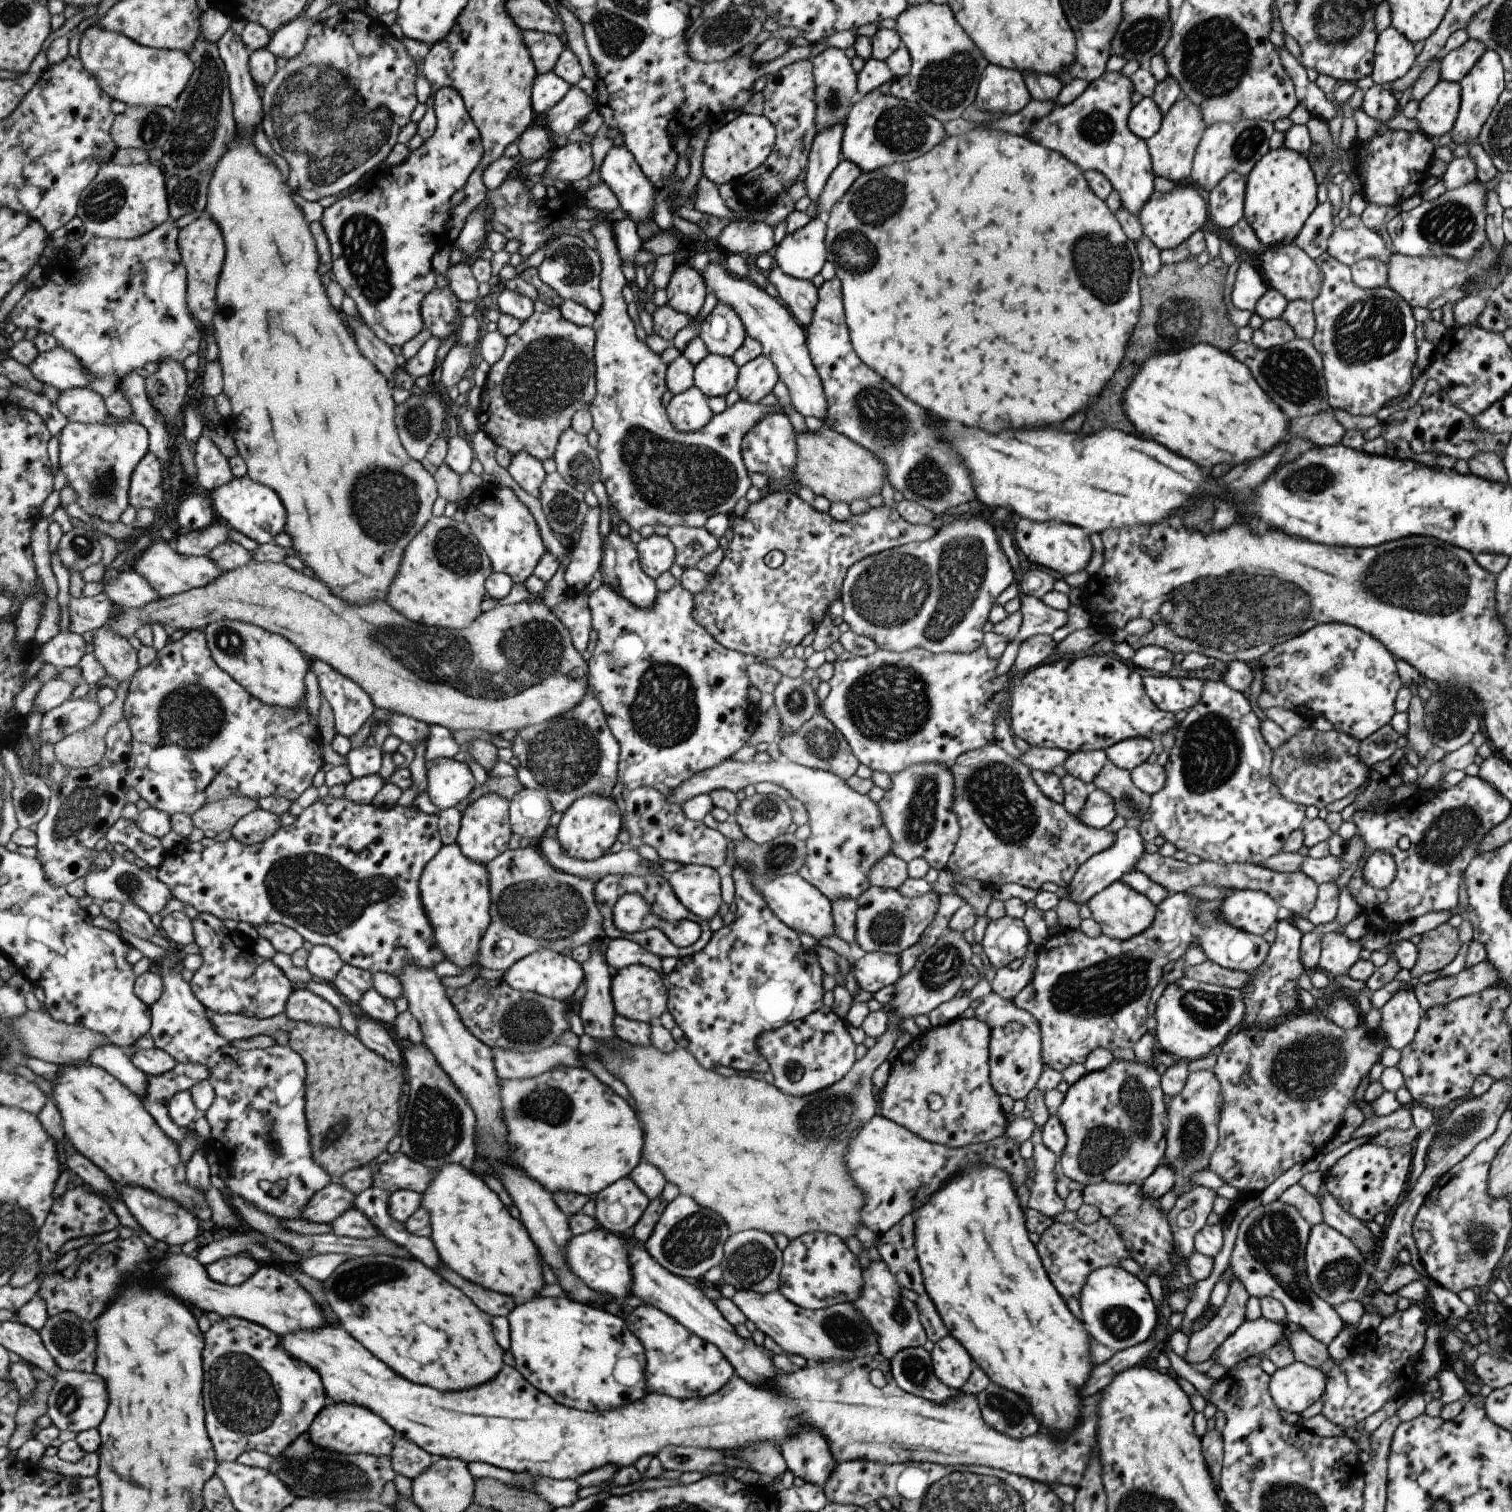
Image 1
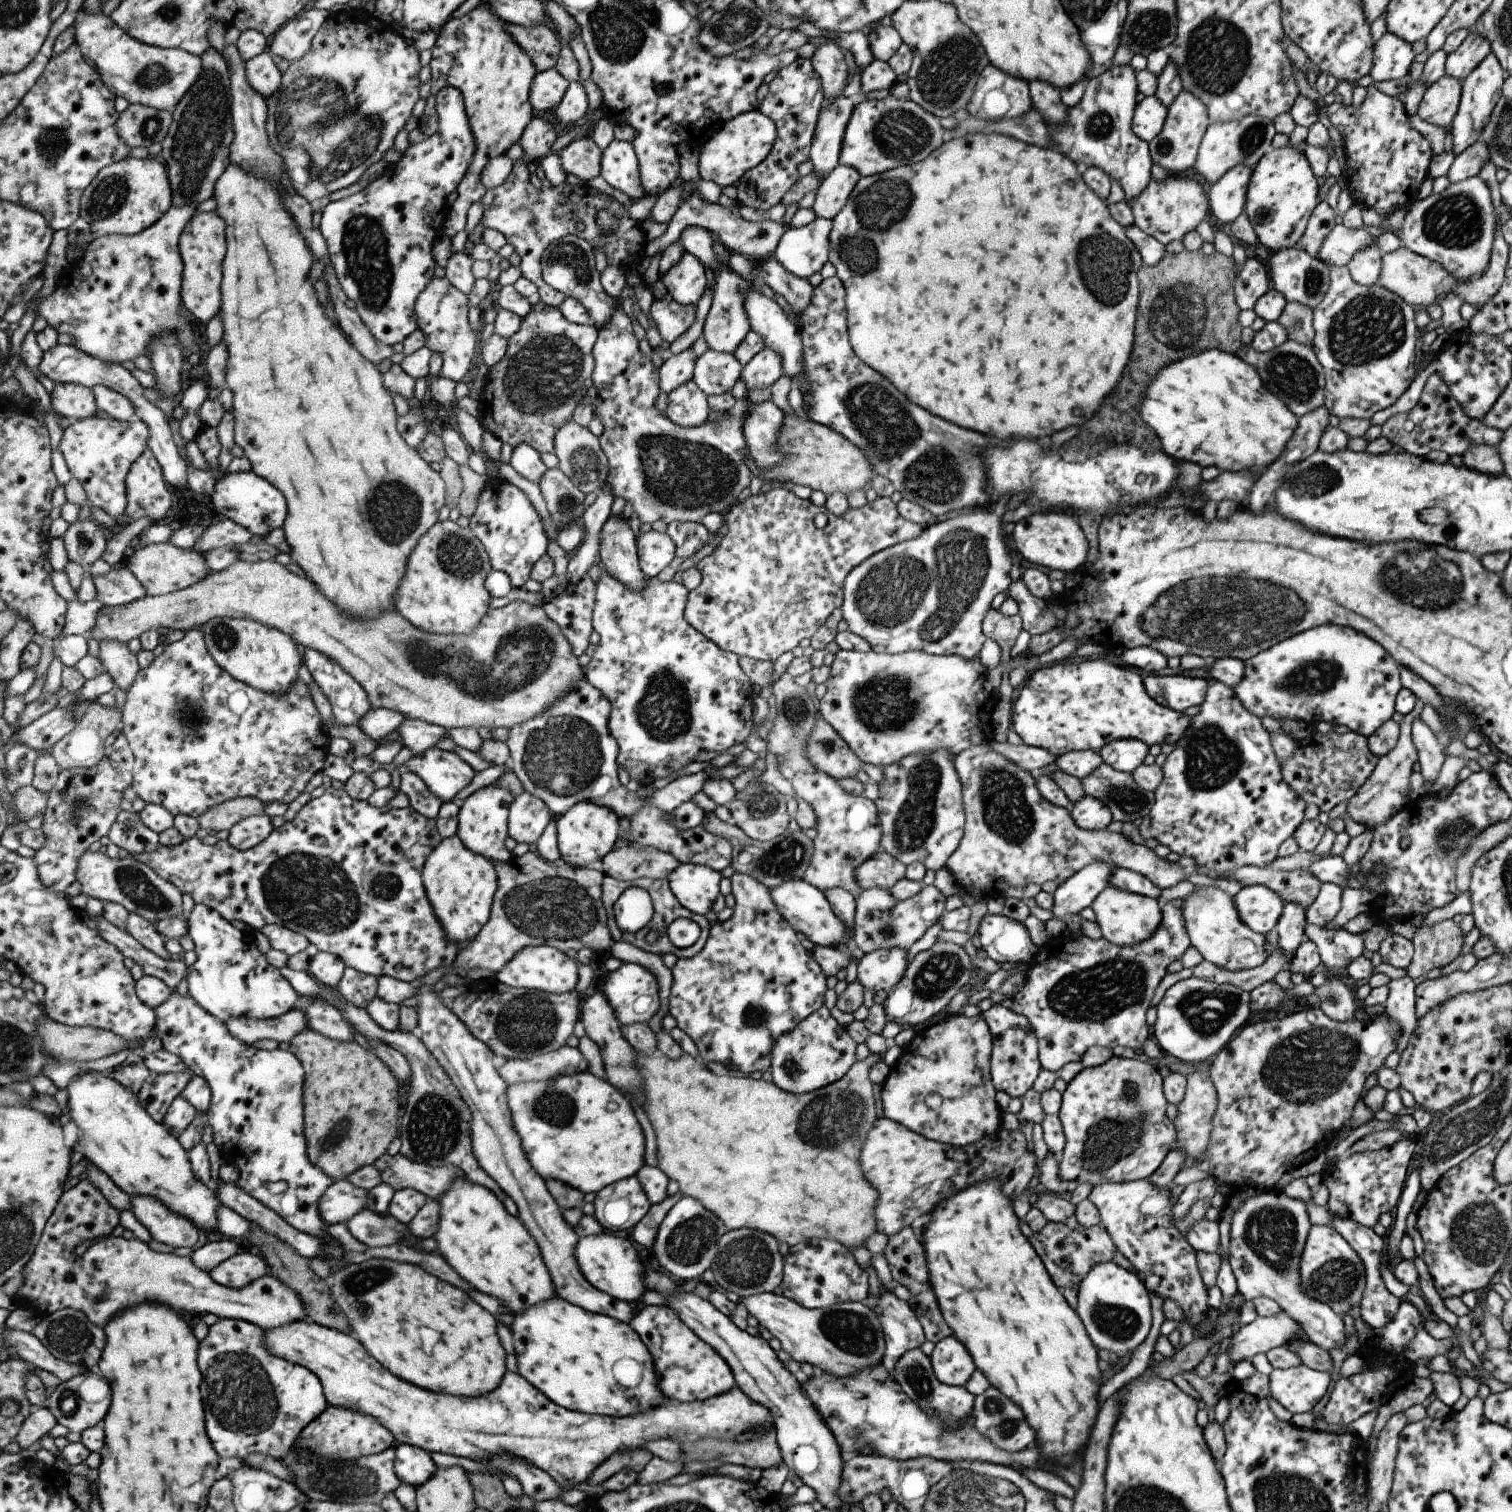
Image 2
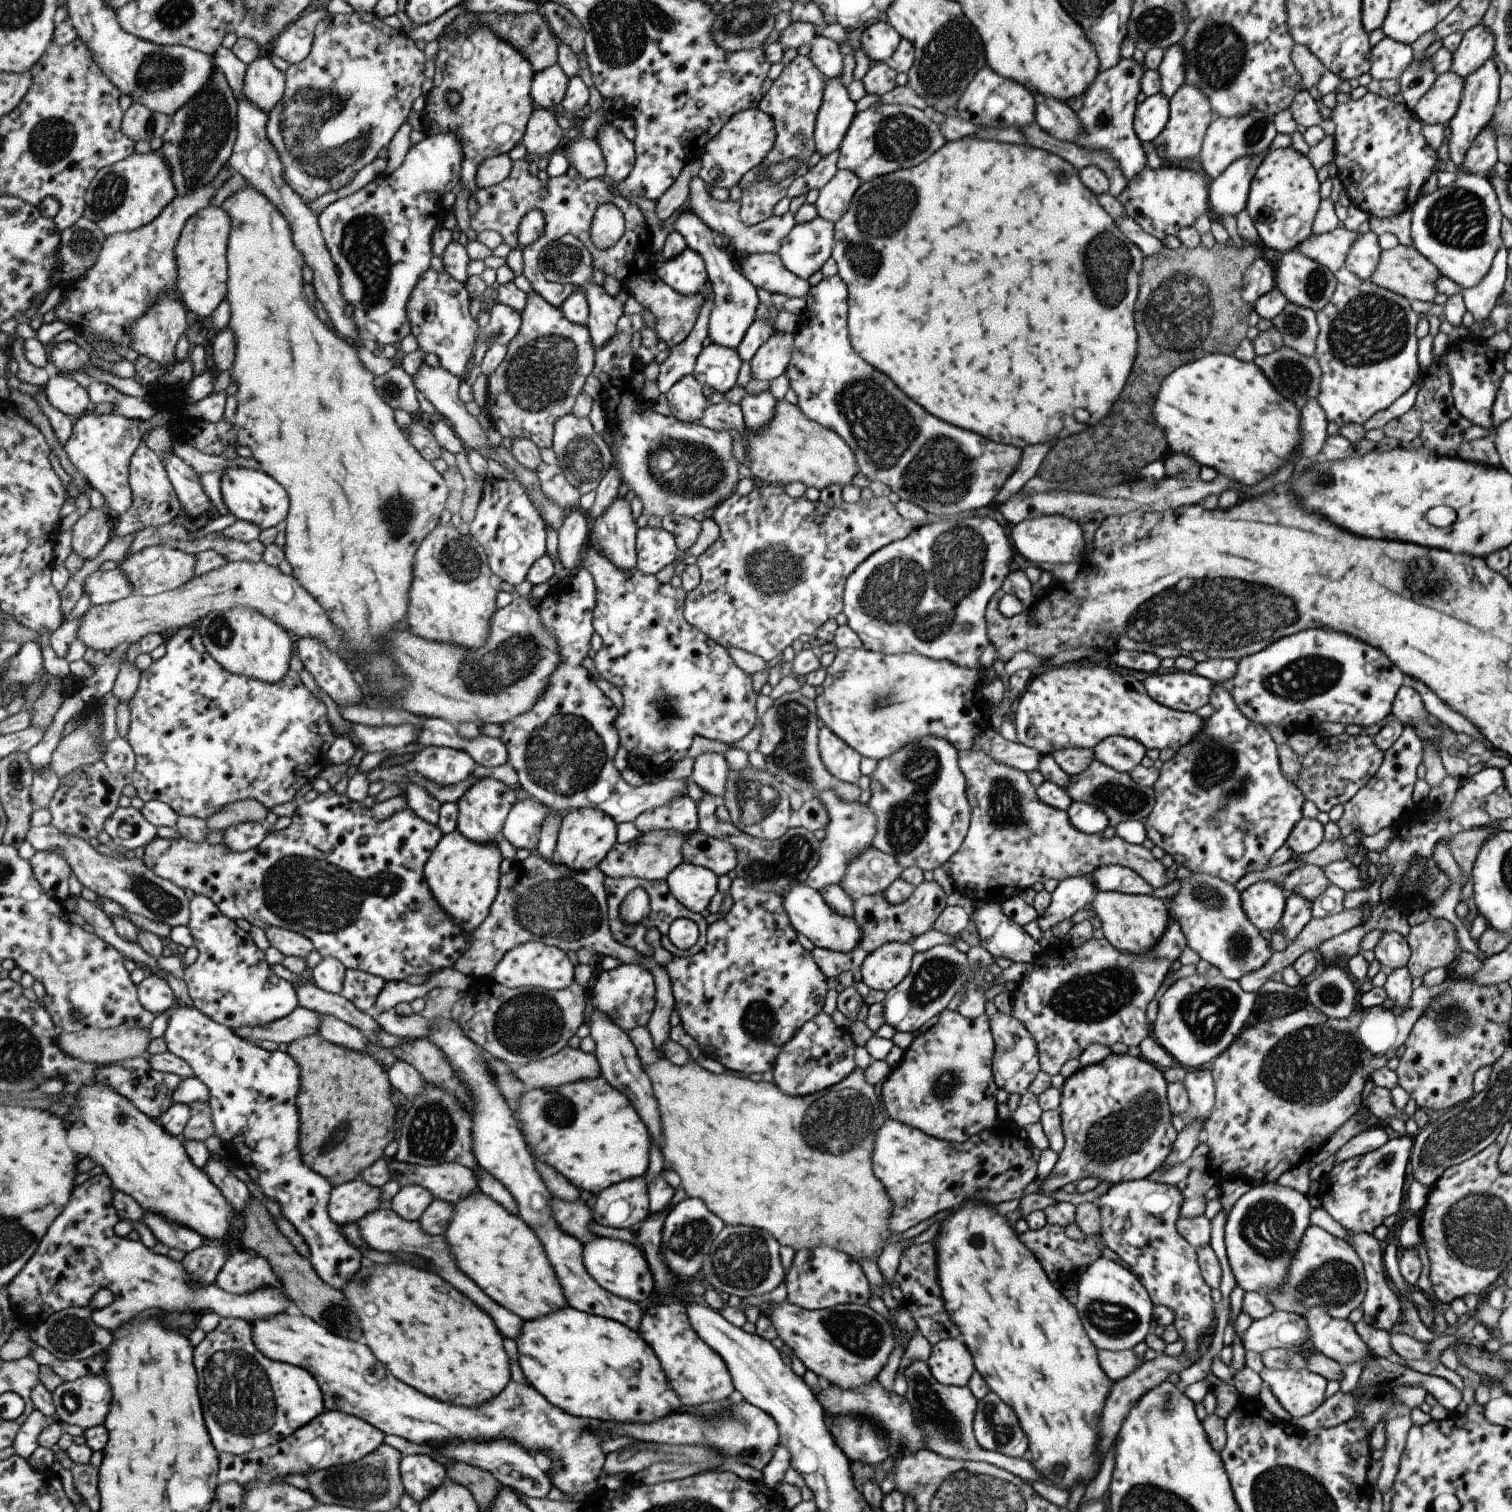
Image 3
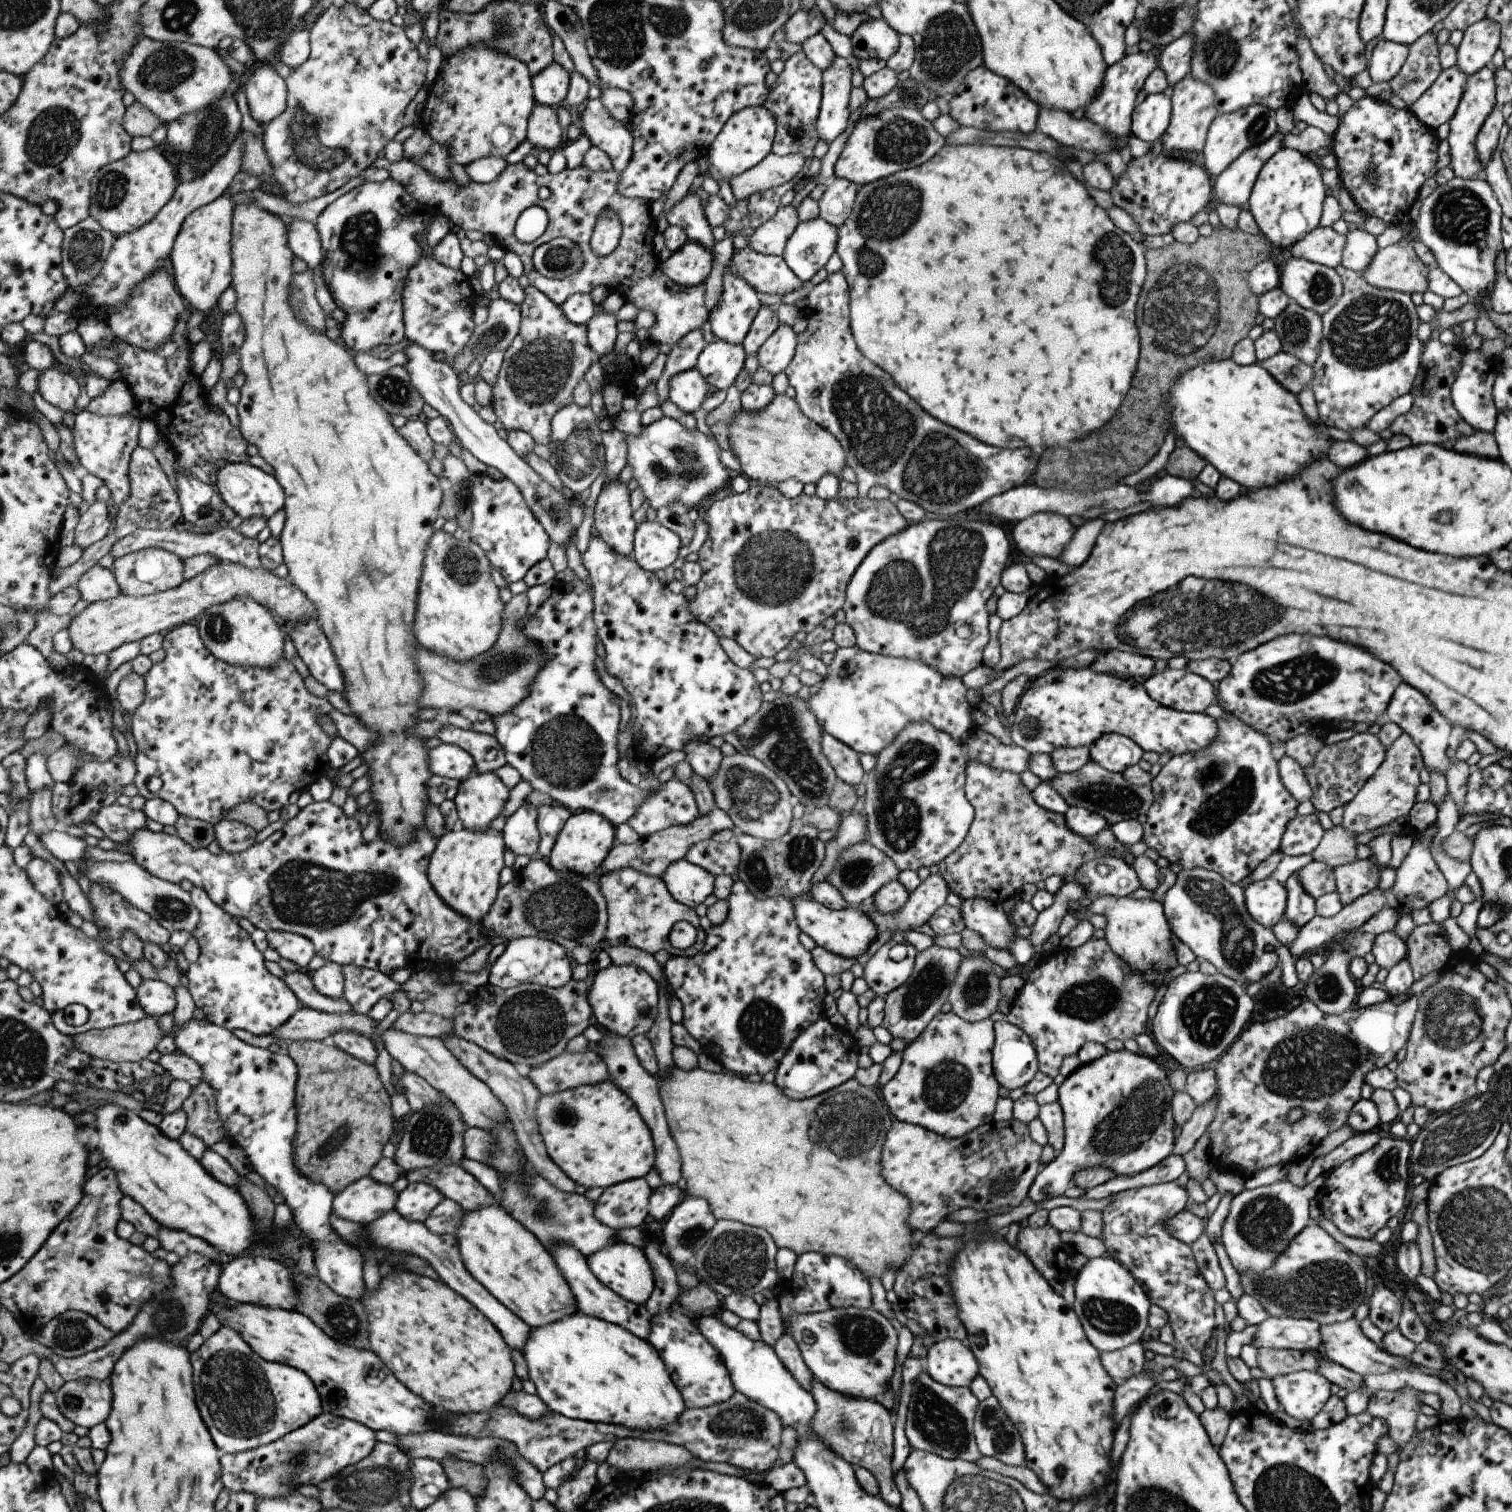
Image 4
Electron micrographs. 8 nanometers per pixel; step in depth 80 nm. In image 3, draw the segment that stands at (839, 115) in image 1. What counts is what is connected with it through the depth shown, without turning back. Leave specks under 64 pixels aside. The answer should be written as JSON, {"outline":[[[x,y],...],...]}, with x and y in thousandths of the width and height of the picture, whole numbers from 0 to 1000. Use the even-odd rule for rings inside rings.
{"outline":[[[539,23],[535,29],[536,30],[533,36],[534,38],[544,49],[546,52],[556,49],[557,37],[551,26]]]}

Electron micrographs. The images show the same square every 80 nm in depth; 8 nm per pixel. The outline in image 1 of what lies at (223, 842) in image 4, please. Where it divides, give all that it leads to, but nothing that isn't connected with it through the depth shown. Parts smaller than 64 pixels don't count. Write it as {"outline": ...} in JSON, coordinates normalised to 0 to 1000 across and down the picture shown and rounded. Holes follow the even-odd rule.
{"outline":[[[171,534],[158,542],[153,551],[157,556],[169,559],[179,554],[185,548],[184,538]]]}

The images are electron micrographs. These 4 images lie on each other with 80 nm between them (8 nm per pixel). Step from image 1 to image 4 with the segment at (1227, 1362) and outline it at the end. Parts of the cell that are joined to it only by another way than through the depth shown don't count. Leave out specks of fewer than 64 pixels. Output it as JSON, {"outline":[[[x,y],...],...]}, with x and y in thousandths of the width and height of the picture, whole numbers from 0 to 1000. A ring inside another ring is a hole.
{"outline":[[[838,871],[831,876],[829,885],[830,892],[867,894],[874,892],[872,874],[853,871]]]}

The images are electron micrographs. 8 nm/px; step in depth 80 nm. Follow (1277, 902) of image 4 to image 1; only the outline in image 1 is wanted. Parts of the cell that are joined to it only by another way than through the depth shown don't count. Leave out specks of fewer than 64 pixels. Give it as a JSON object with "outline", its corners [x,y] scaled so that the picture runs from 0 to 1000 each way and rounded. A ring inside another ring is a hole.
{"outline":[[[822,588],[809,594],[807,605],[817,614],[835,618],[844,611],[846,601],[843,594],[837,590]]]}

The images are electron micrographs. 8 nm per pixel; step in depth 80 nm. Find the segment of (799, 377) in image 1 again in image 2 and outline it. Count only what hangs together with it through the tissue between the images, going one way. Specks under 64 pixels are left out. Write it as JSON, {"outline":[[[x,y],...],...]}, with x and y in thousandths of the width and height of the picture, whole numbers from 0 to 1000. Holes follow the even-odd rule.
{"outline":[[[497,191],[493,195],[492,206],[493,206],[495,216],[503,224],[505,229],[510,230],[516,235],[517,247],[521,248],[523,251],[526,249],[530,249],[530,226],[527,220],[527,214],[523,214],[521,212],[521,208],[517,205],[514,200]]]}

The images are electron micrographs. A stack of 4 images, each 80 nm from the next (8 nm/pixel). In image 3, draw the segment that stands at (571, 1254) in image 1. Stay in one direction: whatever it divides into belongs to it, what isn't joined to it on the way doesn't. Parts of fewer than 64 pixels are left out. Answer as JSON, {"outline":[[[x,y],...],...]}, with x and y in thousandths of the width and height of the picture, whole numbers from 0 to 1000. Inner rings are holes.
{"outline":[[[396,818],[386,824],[386,835],[392,845],[407,857],[421,862],[428,860],[429,856],[433,854],[428,832],[421,822]]]}

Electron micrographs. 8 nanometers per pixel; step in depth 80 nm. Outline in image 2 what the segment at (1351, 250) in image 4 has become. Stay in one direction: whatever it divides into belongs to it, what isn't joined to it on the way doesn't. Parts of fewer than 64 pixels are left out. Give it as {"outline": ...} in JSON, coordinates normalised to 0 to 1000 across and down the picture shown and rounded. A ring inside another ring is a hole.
{"outline":[[[908,159],[895,167],[890,177],[897,188],[905,189],[911,187],[913,179],[912,167],[911,160]]]}

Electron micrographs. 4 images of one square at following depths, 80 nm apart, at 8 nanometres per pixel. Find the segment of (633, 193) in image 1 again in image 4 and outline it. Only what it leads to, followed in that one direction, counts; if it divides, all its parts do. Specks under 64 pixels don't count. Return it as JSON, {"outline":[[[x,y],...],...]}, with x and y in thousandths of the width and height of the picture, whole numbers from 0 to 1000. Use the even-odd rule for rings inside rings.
{"outline":[[[391,65],[385,74],[385,89],[392,97],[396,97],[404,105],[405,112],[410,115],[418,103],[418,88],[407,79],[397,65]]]}

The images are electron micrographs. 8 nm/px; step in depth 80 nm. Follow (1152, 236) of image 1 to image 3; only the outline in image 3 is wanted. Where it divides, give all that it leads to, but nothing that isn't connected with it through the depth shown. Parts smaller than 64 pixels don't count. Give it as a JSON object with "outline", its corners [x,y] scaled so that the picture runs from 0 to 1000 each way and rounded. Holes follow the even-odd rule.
{"outline":[[[768,108],[765,112],[761,112],[757,109],[755,114],[753,114],[749,118],[743,120],[743,126],[738,130],[741,134],[743,142],[750,146],[756,153],[763,156],[766,159],[771,156],[778,156],[780,151],[788,149],[794,141],[797,141],[799,138],[799,122],[796,119],[794,114],[785,111],[776,110],[773,108]]]}

